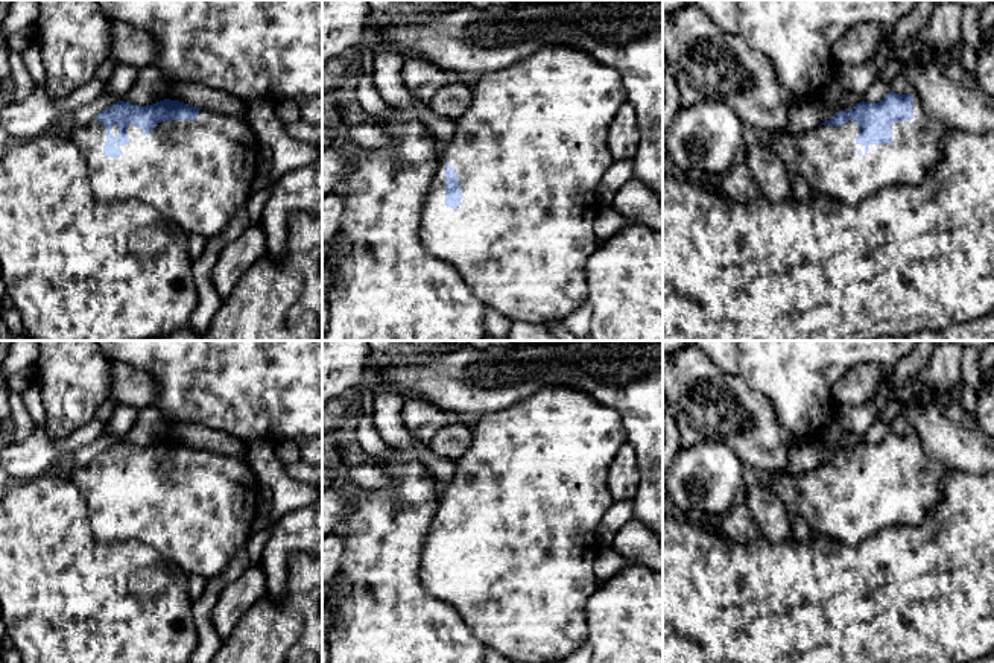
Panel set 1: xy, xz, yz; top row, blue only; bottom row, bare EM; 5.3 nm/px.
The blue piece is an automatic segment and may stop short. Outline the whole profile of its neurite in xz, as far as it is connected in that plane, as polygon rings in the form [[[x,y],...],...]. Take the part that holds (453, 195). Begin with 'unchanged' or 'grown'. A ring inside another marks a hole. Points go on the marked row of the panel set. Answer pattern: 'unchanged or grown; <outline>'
grown; [[[550,46],[524,61],[515,62],[500,73],[486,73],[471,81],[473,102],[468,109],[456,120],[456,132],[445,144],[442,158],[424,195],[421,207],[419,240],[435,257],[445,260],[457,268],[464,280],[473,289],[474,295],[486,306],[514,321],[529,321],[532,324],[546,324],[550,321],[564,321],[570,313],[588,301],[588,281],[585,266],[597,248],[599,240],[594,236],[594,220],[600,213],[602,202],[597,196],[597,187],[603,173],[614,163],[606,146],[609,125],[614,120],[622,103],[628,102],[626,88],[619,70],[611,65],[596,62],[590,55]]]

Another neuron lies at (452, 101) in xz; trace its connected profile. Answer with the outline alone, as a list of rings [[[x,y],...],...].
[[[468,81],[442,87],[427,103],[436,116],[457,120],[473,102],[473,87]]]

